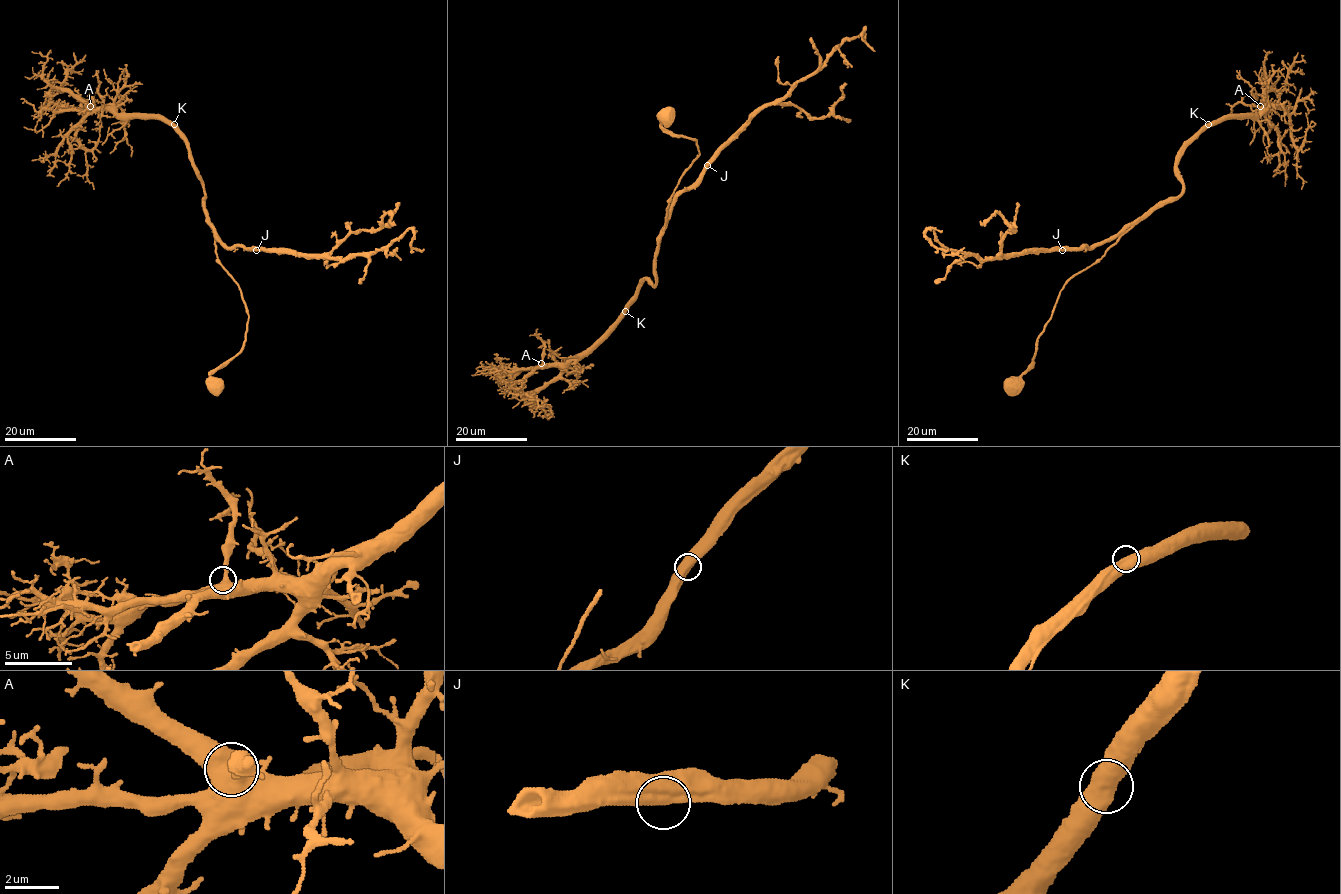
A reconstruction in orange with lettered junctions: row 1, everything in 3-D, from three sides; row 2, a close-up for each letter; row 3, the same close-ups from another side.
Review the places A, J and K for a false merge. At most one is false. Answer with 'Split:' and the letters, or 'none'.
Split: none

